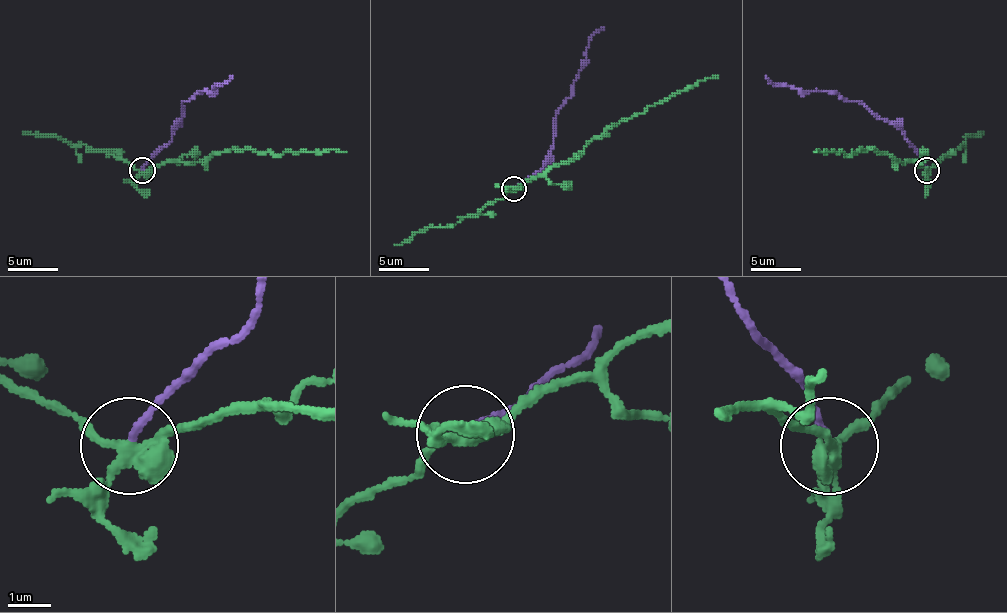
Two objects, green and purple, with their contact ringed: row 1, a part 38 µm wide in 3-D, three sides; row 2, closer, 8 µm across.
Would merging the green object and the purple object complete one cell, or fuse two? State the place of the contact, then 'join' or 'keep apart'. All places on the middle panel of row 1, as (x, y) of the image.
(514, 188) | keep apart

